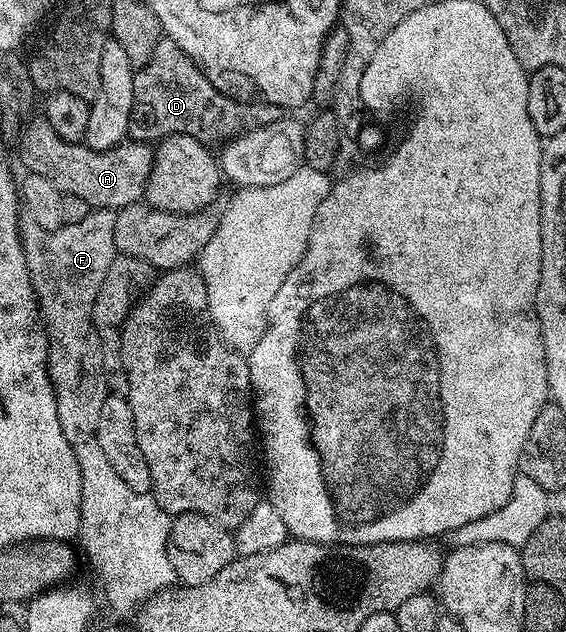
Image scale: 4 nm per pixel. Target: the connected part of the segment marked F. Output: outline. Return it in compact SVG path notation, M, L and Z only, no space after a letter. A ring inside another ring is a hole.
M92 209L86 217L82 217L80 223L69 223L53 231L42 229L42 225L33 219L24 217L20 220L22 249L26 253L26 265L30 269L36 302L40 304L42 326L48 332L48 376L56 398L58 425L62 425L66 441L73 445L95 436L98 416L102 414L102 401L106 401L110 394L102 365L102 345L92 328L92 310L98 289L106 277L106 269L110 269L118 254L114 243L115 217L115 210Z

